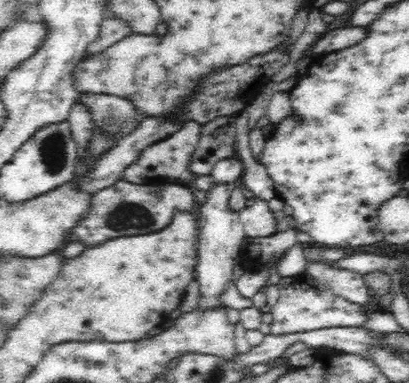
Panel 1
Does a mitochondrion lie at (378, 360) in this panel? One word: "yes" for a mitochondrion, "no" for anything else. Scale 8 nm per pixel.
no

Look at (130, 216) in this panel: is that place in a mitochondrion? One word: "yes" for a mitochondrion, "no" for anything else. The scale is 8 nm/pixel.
yes

